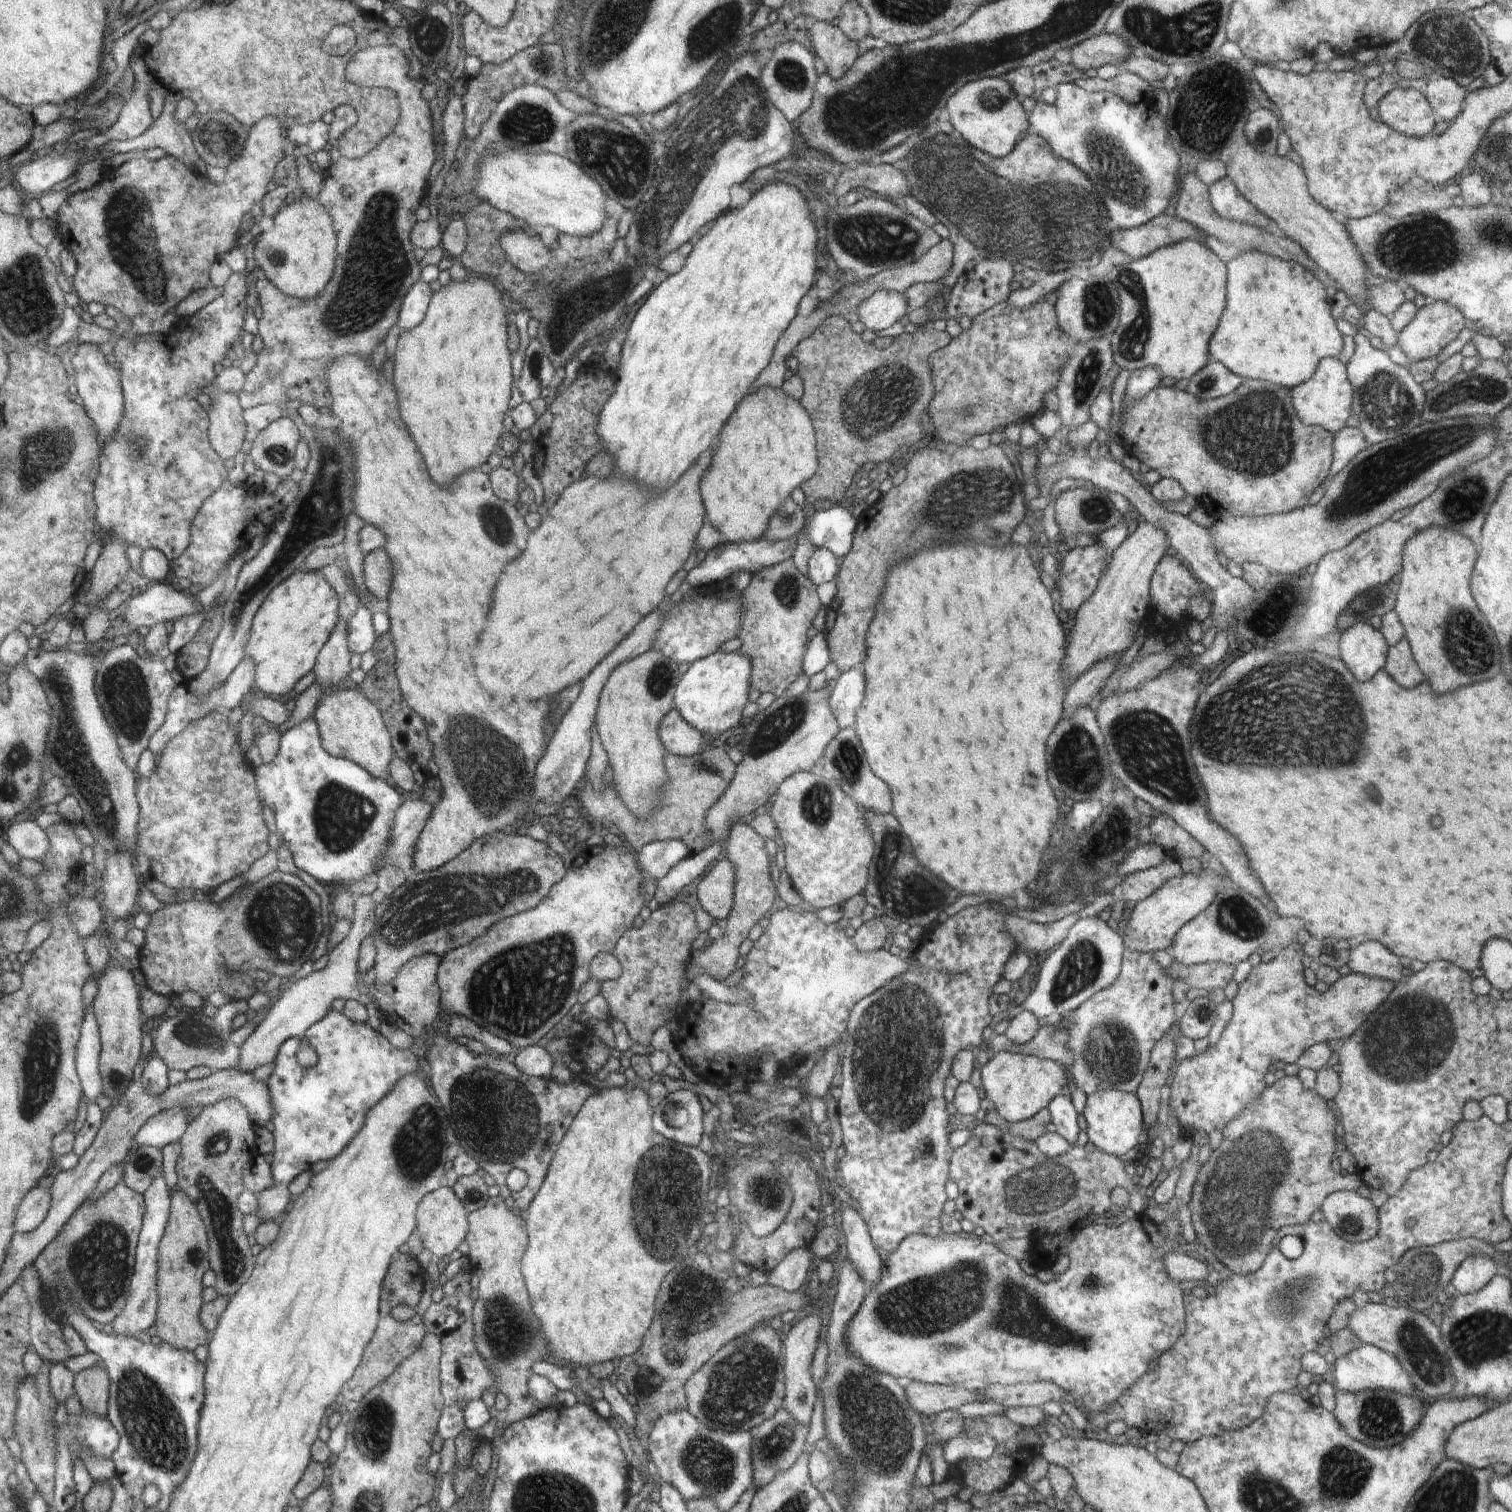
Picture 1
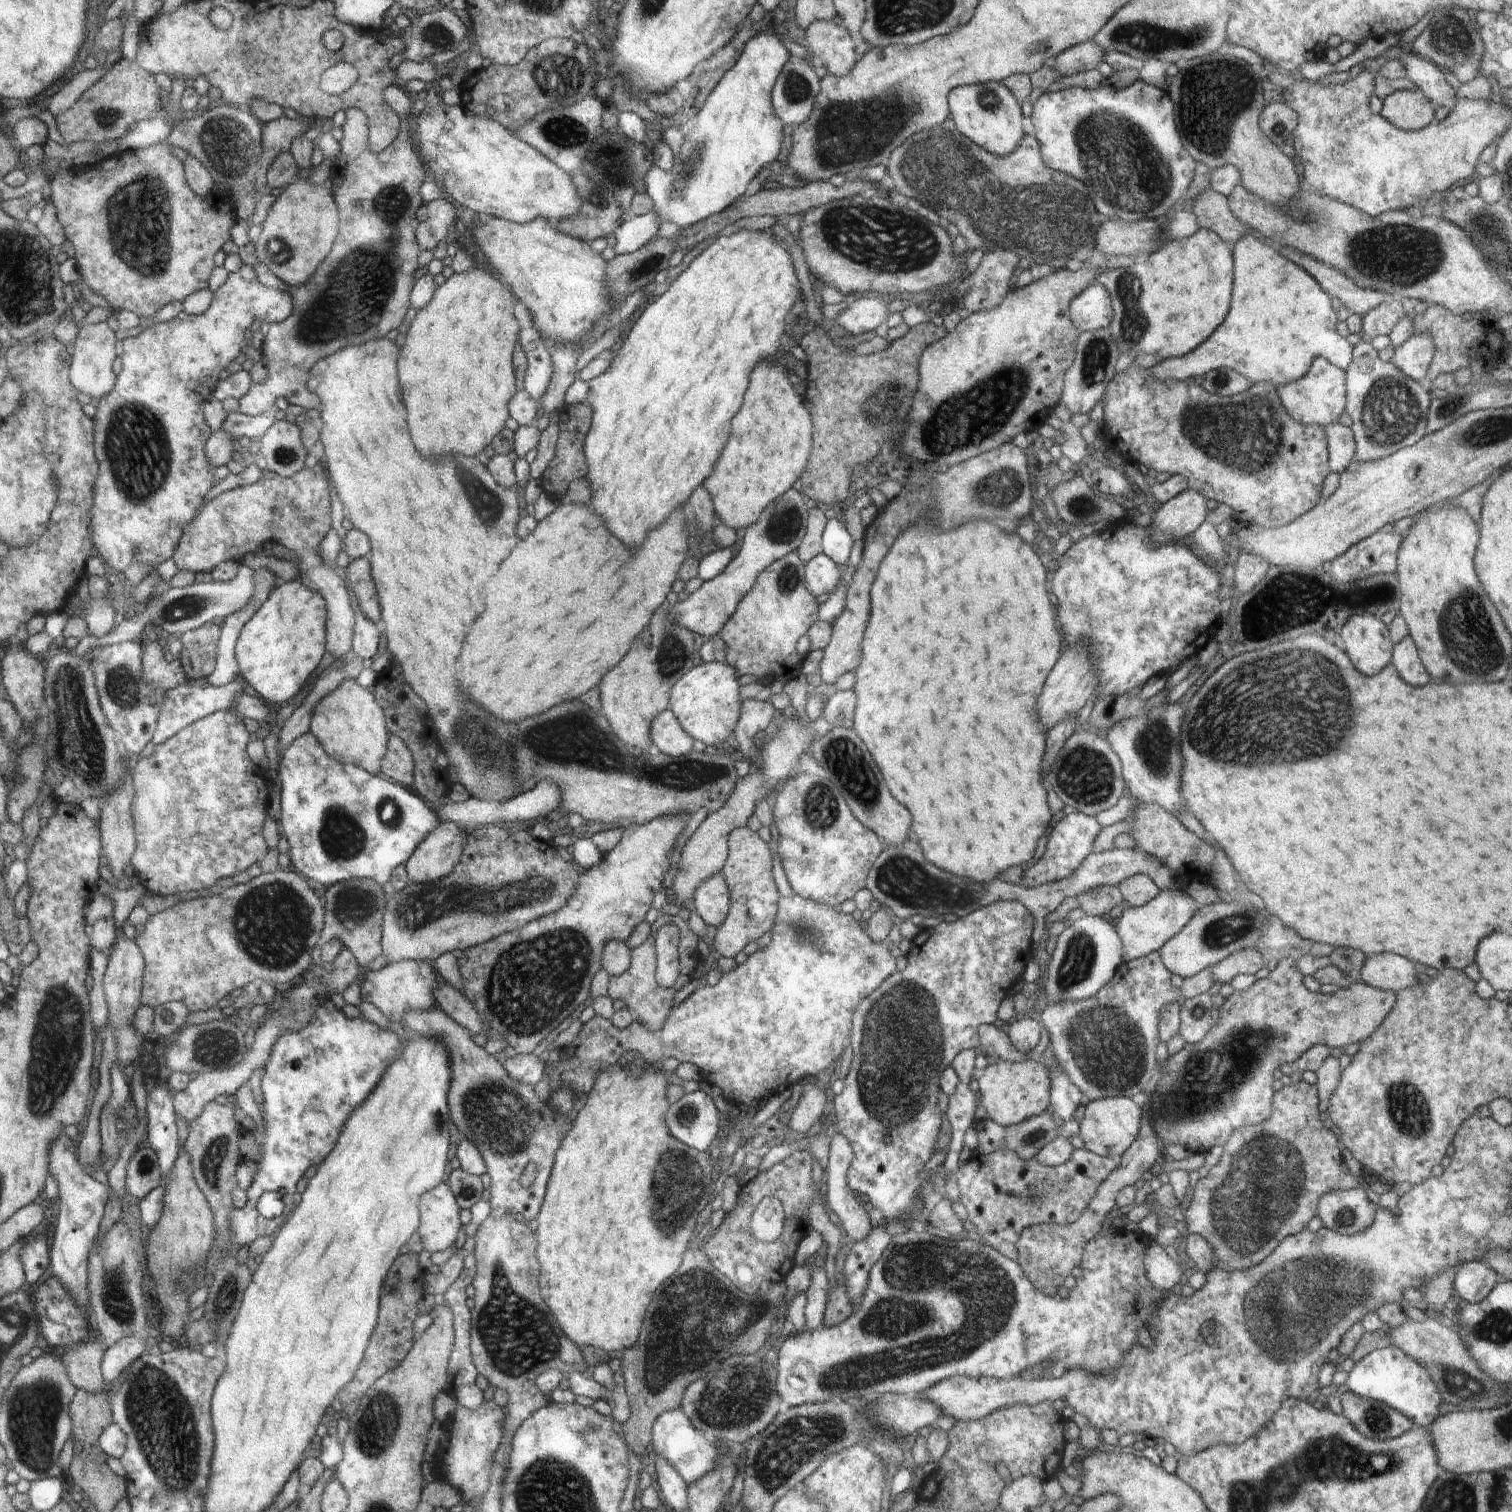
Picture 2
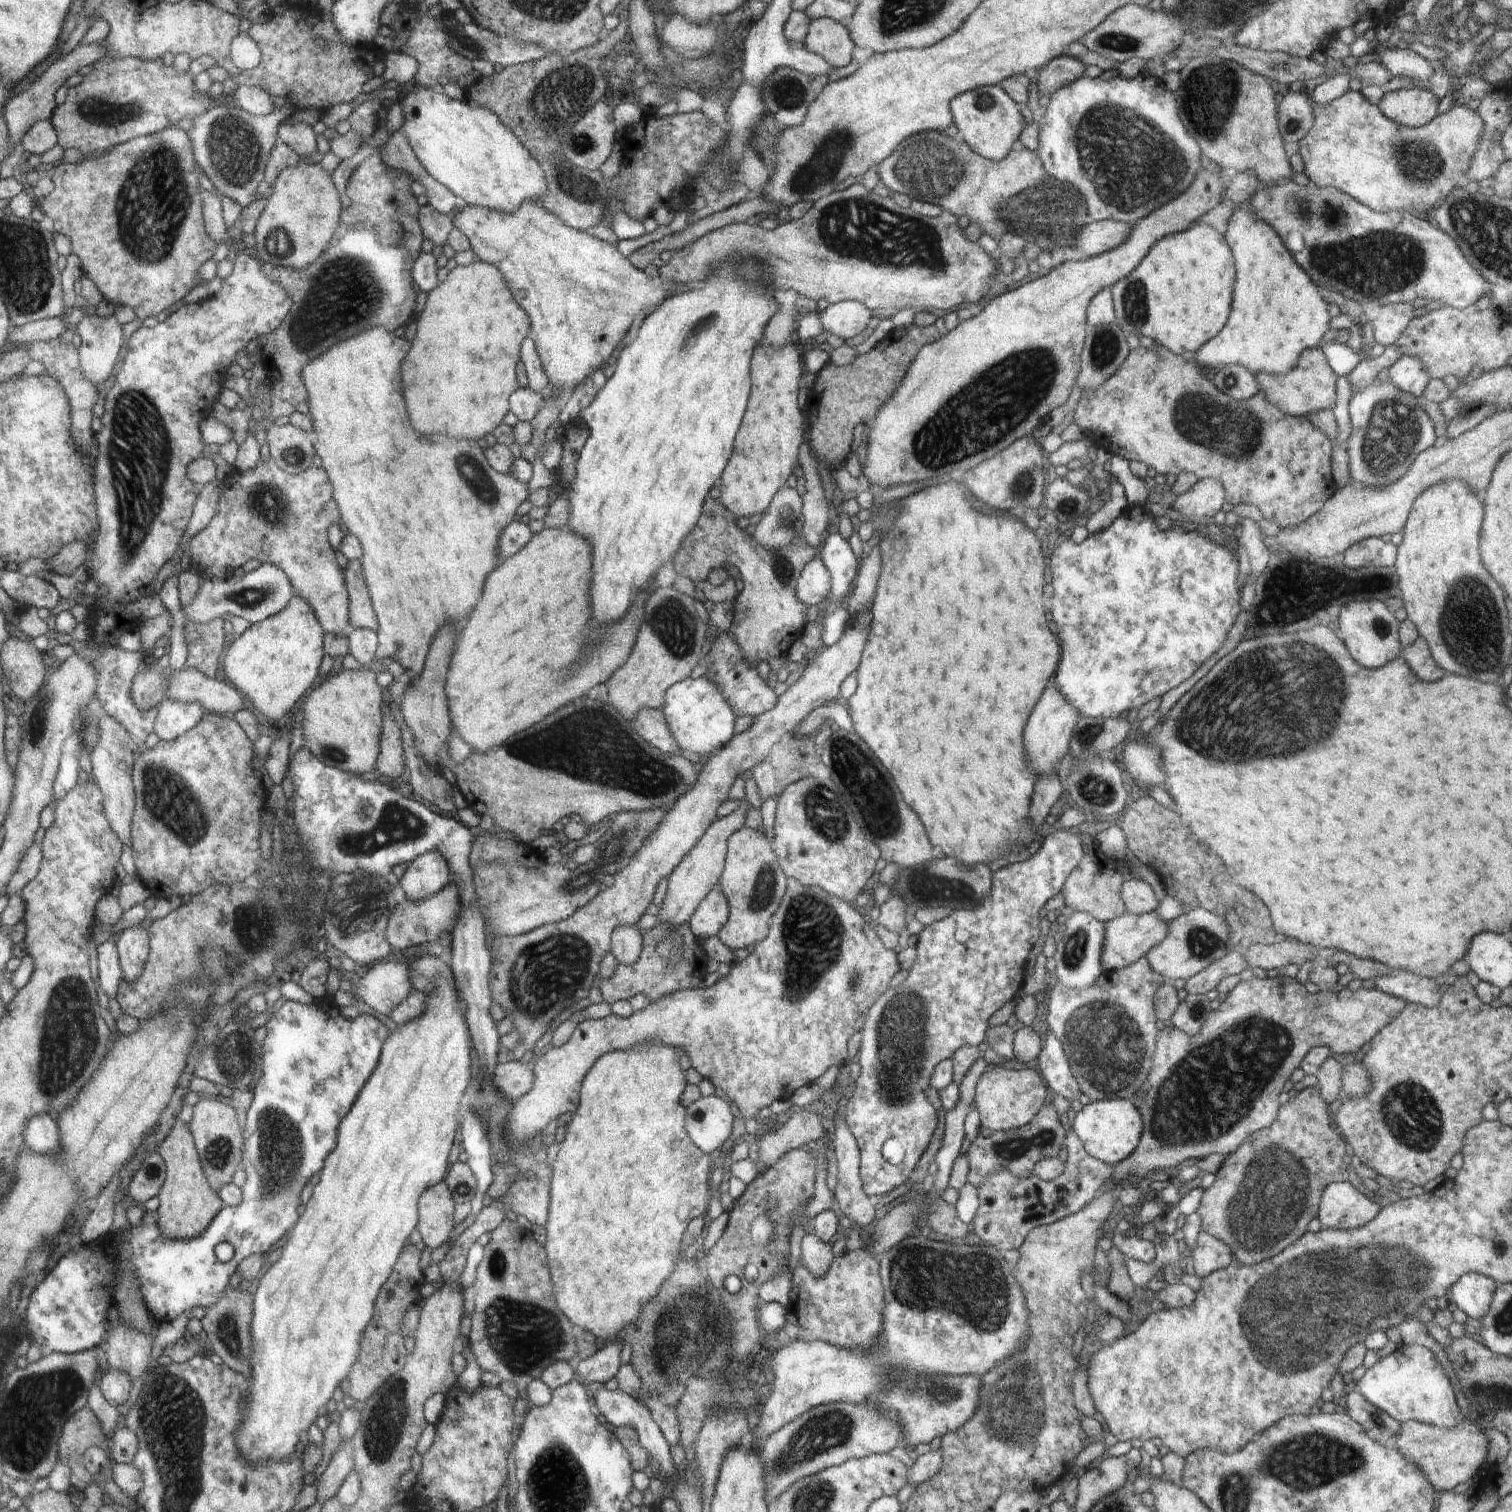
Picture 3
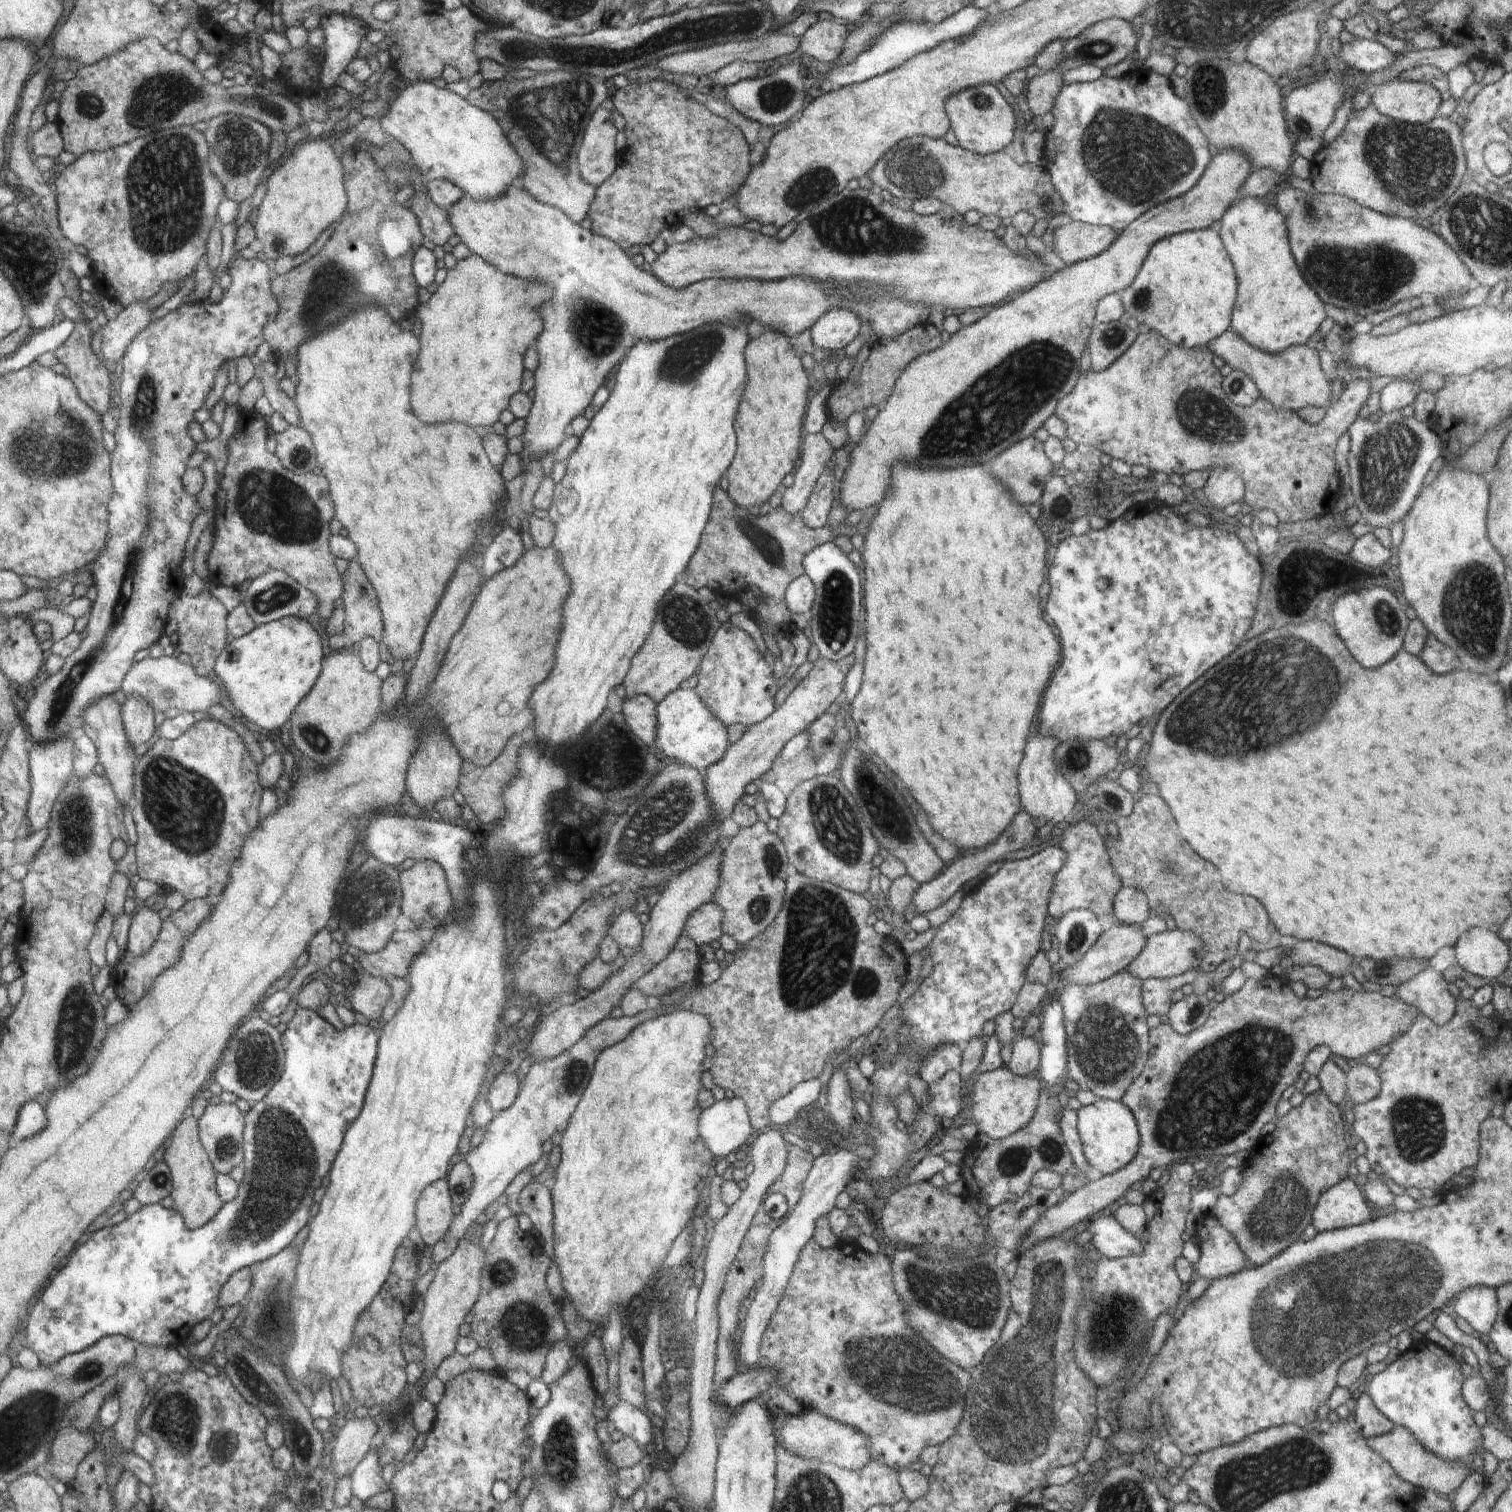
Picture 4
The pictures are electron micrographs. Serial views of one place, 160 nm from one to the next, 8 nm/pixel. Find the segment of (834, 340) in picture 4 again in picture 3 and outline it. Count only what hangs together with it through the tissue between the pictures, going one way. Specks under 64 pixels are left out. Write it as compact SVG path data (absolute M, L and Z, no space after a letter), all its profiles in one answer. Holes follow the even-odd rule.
M858 301L833 303L818 314L825 336L833 333L844 340L858 336L870 320L869 307Z

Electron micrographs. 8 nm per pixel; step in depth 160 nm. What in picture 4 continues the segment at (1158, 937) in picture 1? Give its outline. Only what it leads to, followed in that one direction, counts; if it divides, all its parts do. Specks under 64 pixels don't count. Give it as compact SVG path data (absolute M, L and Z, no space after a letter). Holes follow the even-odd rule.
M1128 925L1112 926L1110 930L1102 931L1098 940L1088 949L1082 958L1078 959L1072 966L1064 970L1058 969L1061 981L1064 983L1089 985L1110 978L1113 974L1122 972L1142 952L1147 943L1147 937L1142 933L1140 926Z

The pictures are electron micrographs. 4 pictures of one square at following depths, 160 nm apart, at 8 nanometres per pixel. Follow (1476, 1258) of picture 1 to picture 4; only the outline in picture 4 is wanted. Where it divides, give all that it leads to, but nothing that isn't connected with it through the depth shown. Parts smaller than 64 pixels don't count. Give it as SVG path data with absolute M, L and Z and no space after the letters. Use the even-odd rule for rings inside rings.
M1475 1286L1464 1289L1454 1300L1455 1316L1462 1317L1481 1335L1488 1335L1498 1316L1496 1289Z

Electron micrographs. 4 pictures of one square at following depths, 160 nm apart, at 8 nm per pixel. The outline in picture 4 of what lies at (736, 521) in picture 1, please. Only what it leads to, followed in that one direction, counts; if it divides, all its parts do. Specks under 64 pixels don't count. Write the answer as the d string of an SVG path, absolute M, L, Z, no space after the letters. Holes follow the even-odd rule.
M770 330L749 339L748 348L745 349L746 362L750 362L750 382L746 382L746 394L742 394L742 414L738 414L738 458L734 458L734 466L730 466L727 492L735 503L746 508L766 502L776 492L782 478L794 470L800 456L802 418L806 414L810 386L801 358L786 354L794 351L784 333Z

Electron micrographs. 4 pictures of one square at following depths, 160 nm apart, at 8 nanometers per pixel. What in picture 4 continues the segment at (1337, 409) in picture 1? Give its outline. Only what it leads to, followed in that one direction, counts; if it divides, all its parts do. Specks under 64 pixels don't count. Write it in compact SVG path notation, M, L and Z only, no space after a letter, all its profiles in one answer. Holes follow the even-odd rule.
M1230 329L1208 346L1214 356L1220 356L1233 370L1245 372L1258 387L1261 396L1278 408L1296 412L1303 406L1327 410L1331 405L1332 382L1320 367L1319 352L1312 346L1290 345L1279 353L1270 354L1252 346Z

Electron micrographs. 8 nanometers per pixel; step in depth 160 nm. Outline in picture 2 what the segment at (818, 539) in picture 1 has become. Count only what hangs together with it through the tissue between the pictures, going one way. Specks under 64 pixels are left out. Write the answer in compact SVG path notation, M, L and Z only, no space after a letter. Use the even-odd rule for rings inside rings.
M836 518L828 519L821 536L821 549L835 563L846 564L852 550L853 538L846 530L845 524Z

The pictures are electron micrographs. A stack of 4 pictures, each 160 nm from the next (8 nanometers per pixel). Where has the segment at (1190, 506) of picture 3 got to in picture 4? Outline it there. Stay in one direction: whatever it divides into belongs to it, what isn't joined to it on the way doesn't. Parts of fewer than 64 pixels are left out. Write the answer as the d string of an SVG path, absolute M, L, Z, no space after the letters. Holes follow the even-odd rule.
M1212 469L1203 490L1209 501L1208 507L1224 508L1242 501L1245 484L1234 469Z

